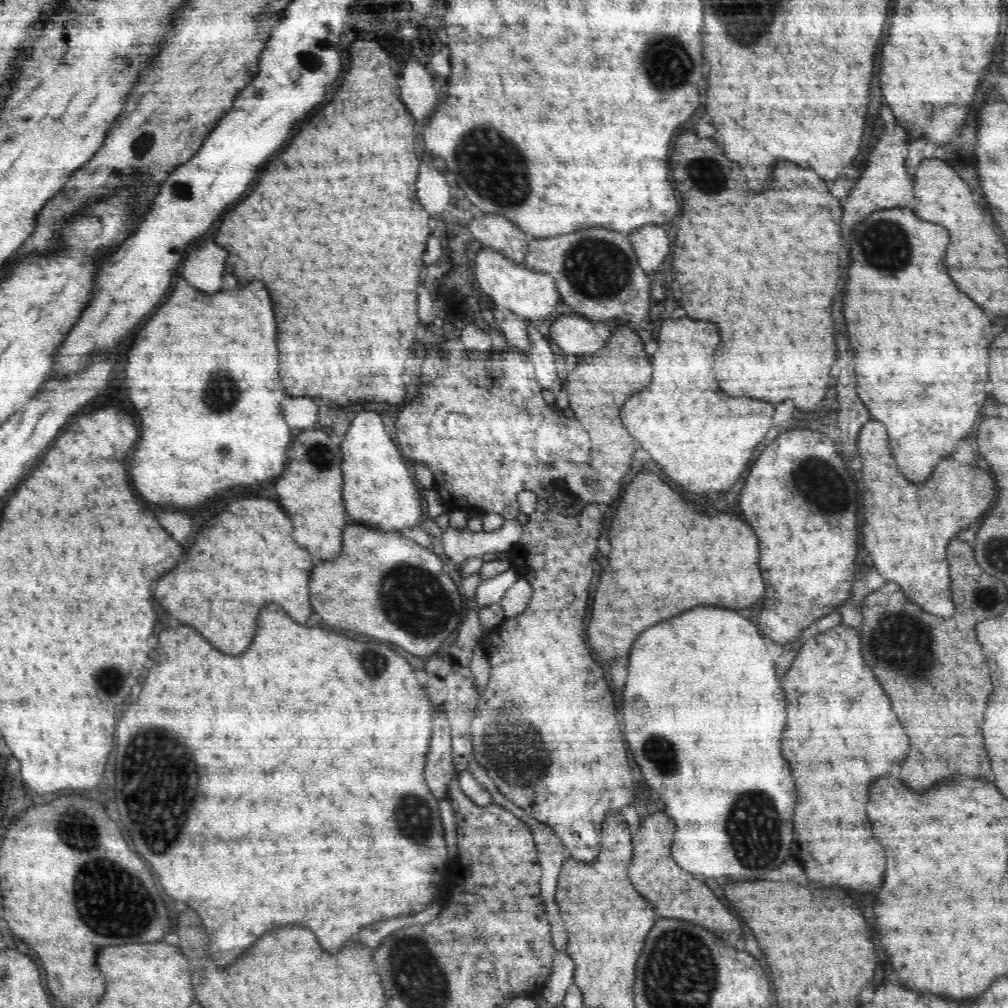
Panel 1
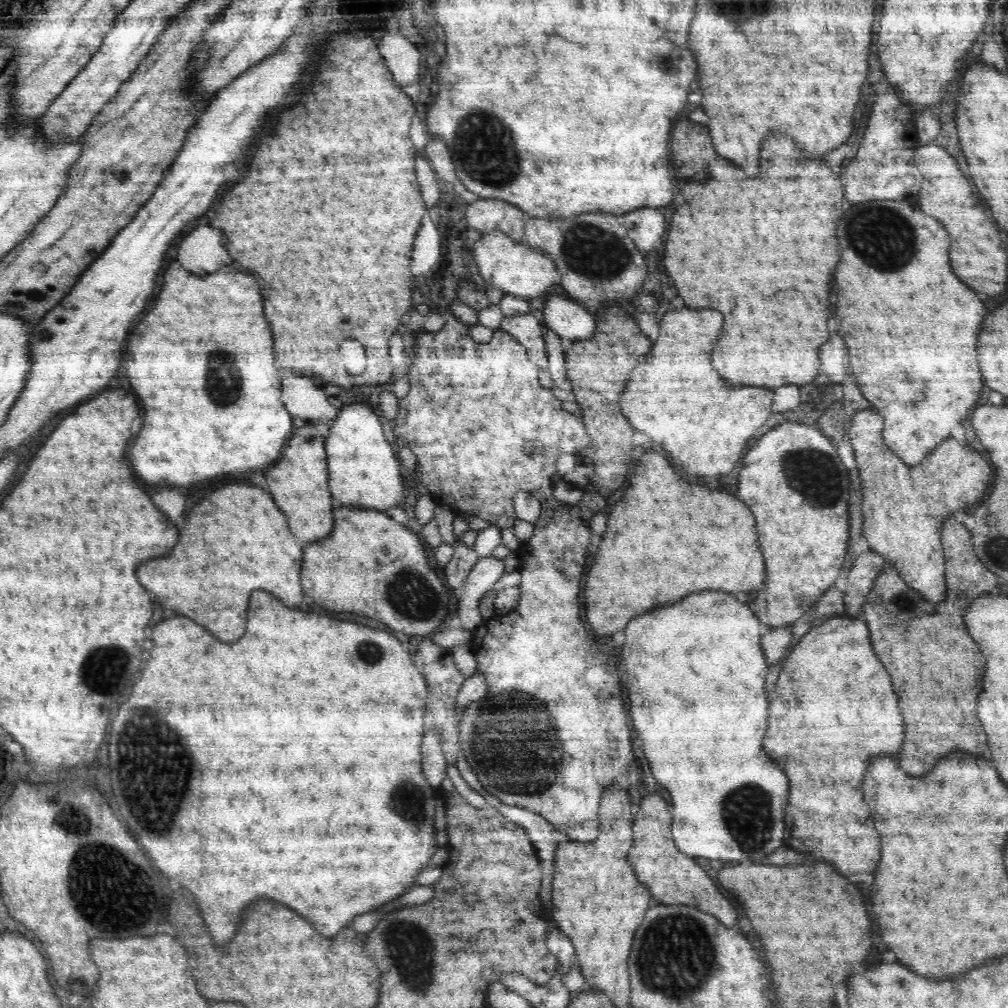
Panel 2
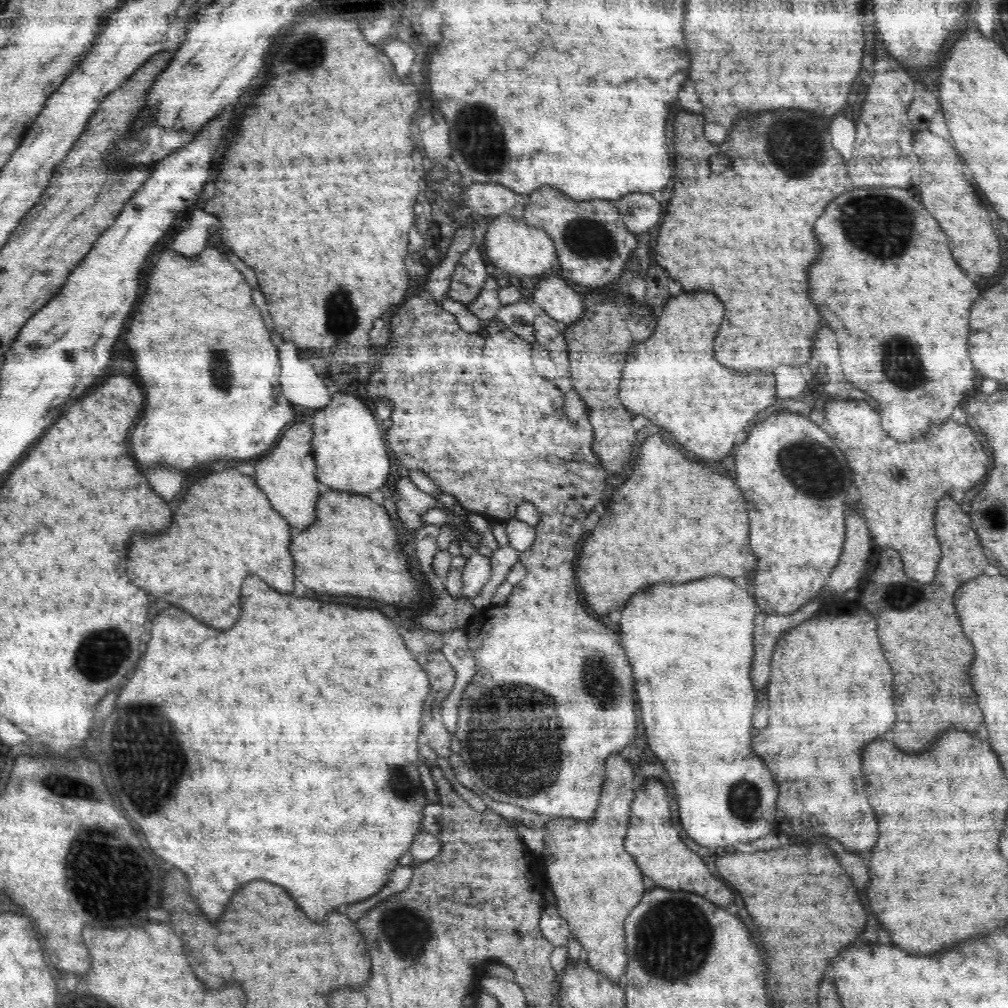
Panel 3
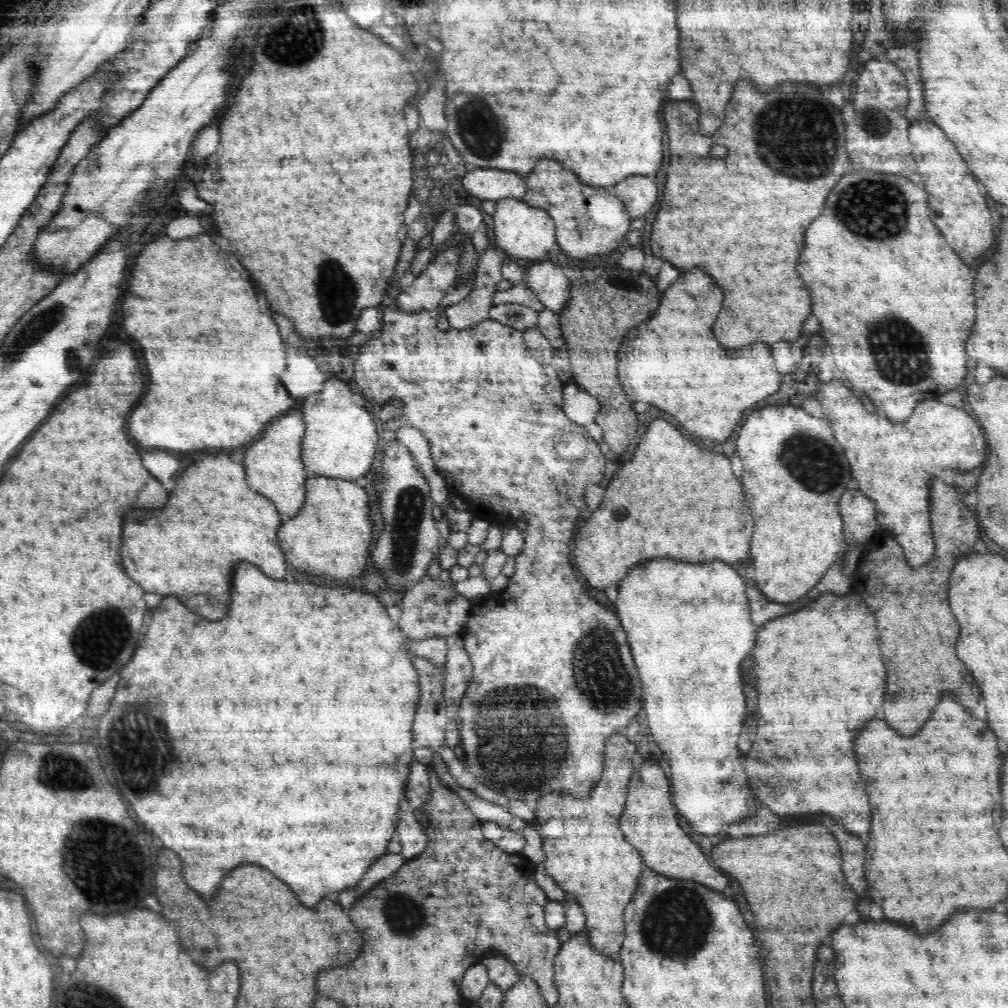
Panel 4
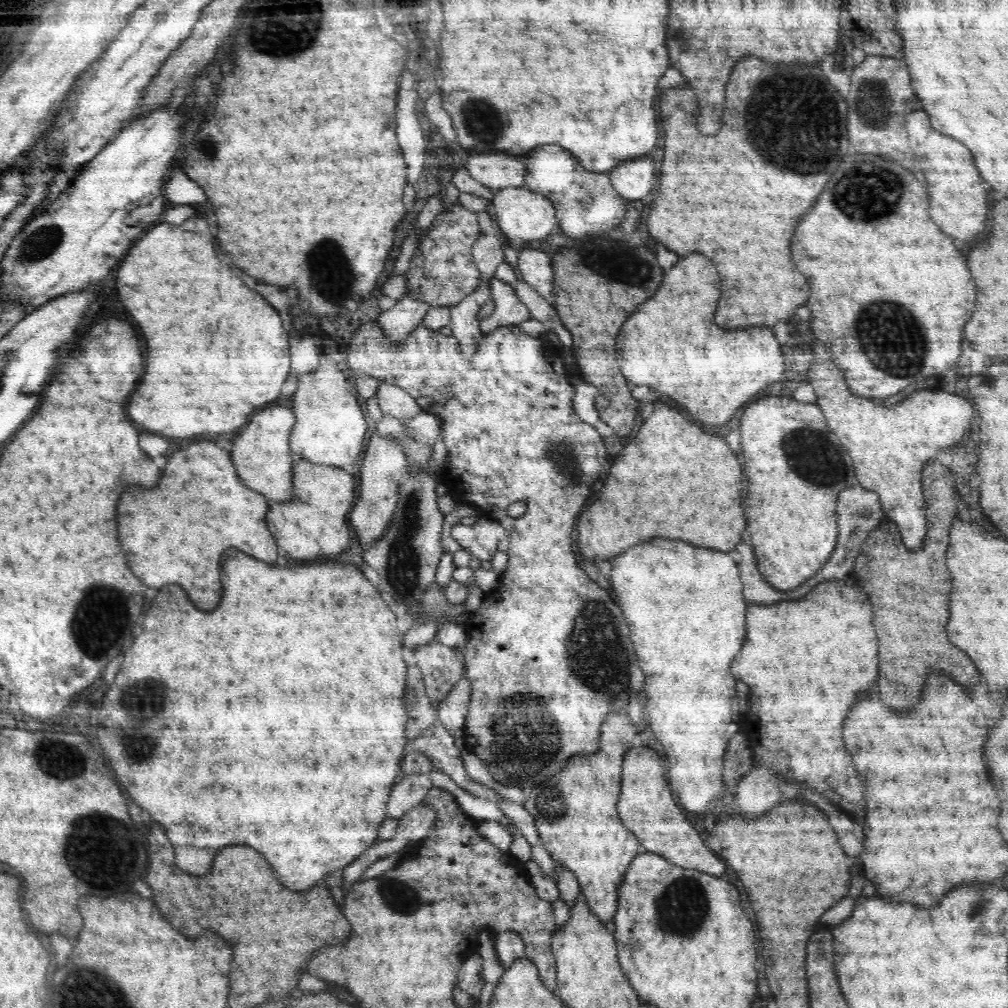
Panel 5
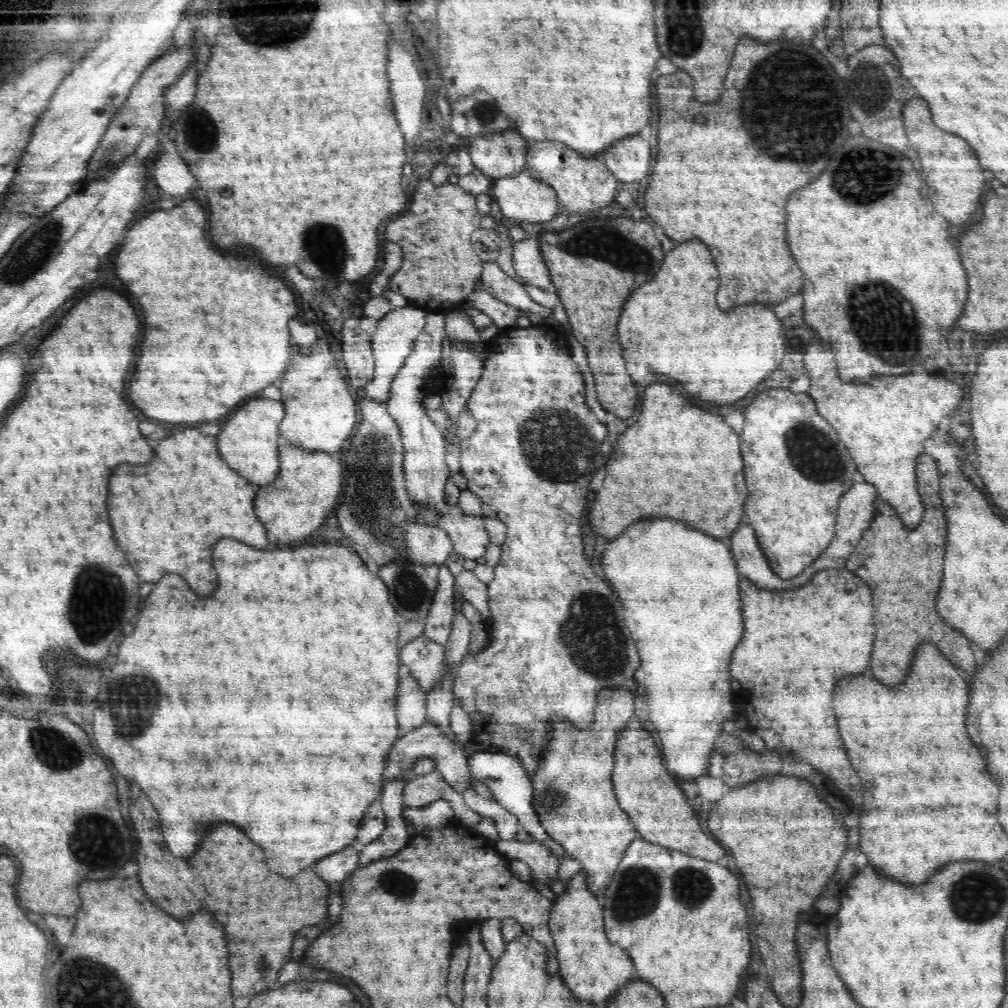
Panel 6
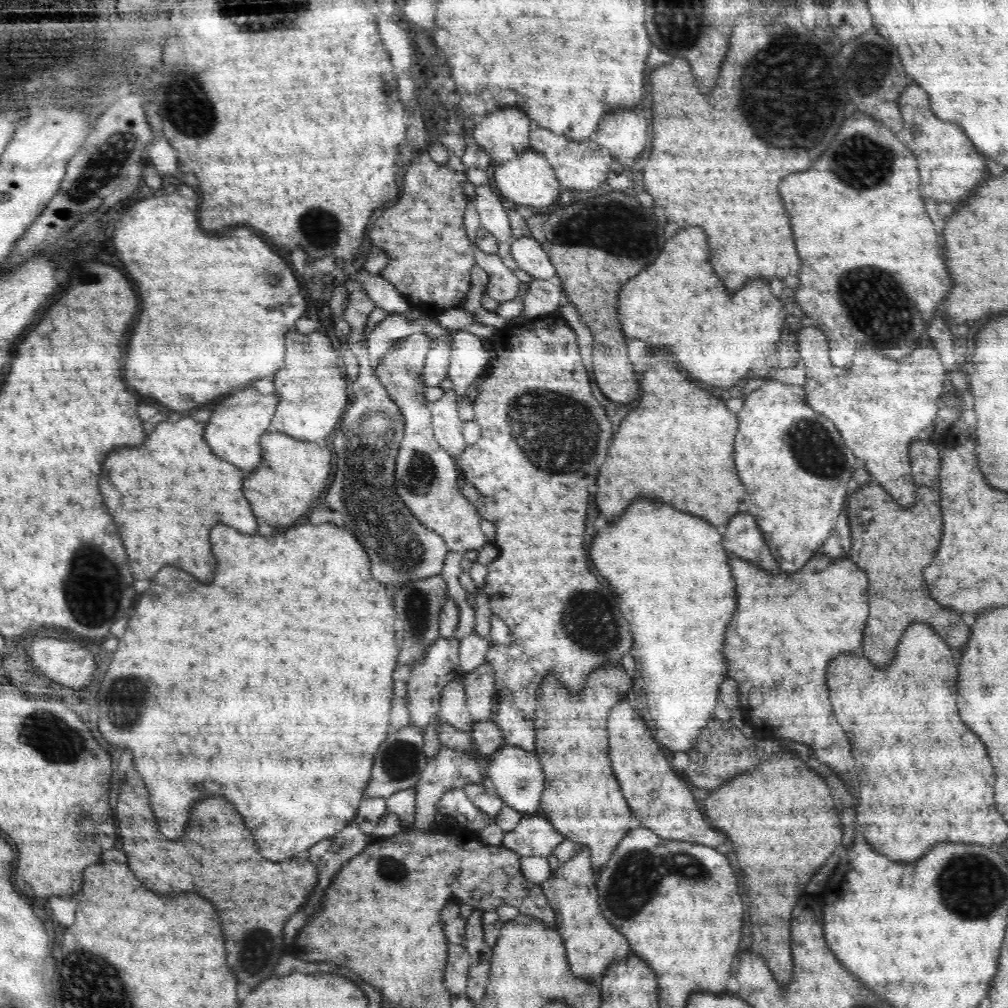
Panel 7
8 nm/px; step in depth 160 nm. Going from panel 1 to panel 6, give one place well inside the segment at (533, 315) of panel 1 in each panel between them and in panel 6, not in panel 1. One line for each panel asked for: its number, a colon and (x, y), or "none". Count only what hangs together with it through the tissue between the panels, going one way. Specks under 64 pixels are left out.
2: (515, 268)
3: (519, 250)
4: (521, 231)
5: (523, 215)
6: (522, 199)

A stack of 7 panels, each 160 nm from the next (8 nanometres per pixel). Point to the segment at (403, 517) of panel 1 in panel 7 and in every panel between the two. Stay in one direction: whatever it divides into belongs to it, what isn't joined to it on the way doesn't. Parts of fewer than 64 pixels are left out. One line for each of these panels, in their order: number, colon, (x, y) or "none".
2: (363, 472)
3: (348, 446)
4: (340, 441)
5: (330, 428)
6: (319, 414)
7: (311, 389)

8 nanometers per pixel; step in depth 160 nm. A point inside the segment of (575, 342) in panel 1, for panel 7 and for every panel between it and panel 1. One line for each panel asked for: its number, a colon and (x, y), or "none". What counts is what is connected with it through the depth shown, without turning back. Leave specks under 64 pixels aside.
2: (567, 318)
3: (558, 299)
4: (549, 282)
5: (535, 265)
6: (528, 262)
7: (527, 252)

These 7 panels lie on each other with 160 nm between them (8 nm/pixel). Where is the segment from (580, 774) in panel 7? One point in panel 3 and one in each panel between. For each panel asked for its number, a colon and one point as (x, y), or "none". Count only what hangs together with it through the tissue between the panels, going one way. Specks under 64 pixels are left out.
3: (596, 884)
4: (585, 853)
5: (575, 812)
6: (574, 799)

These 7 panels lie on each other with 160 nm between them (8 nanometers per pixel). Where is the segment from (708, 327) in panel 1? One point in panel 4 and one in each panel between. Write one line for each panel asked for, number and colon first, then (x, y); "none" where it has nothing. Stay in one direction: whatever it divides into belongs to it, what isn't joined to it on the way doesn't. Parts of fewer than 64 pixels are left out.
2: (704, 424)
3: (683, 389)
4: (707, 391)

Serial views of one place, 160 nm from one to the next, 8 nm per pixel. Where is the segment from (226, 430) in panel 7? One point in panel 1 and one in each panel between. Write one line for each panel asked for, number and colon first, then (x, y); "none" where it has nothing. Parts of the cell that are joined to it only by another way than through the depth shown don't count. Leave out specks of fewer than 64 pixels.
1: (309, 490)
2: (300, 476)
3: (287, 474)
4: (274, 467)
5: (261, 452)
6: (249, 440)

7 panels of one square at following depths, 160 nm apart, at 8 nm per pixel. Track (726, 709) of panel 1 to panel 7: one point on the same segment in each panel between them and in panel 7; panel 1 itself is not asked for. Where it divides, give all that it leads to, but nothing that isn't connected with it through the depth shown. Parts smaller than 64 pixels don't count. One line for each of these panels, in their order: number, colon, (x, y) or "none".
2: (699, 705)
3: (701, 655)
4: (689, 662)
5: (685, 606)
6: (680, 590)
7: (670, 569)

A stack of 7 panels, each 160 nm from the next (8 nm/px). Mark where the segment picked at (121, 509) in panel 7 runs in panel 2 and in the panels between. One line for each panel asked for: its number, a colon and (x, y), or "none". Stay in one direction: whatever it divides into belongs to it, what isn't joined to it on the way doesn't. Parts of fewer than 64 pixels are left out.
2: (236, 541)
3: (226, 530)
4: (212, 521)
5: (175, 534)
6: (166, 516)

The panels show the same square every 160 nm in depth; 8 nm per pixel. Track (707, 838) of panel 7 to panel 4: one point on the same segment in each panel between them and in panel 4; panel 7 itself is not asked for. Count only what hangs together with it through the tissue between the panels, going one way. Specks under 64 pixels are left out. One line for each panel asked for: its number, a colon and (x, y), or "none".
4: (649, 822)
5: (647, 807)
6: (660, 807)

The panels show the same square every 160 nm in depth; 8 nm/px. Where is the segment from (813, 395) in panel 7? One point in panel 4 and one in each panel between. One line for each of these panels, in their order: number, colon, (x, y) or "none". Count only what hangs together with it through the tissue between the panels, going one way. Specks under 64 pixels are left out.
4: (894, 463)
5: (889, 446)
6: (884, 426)

